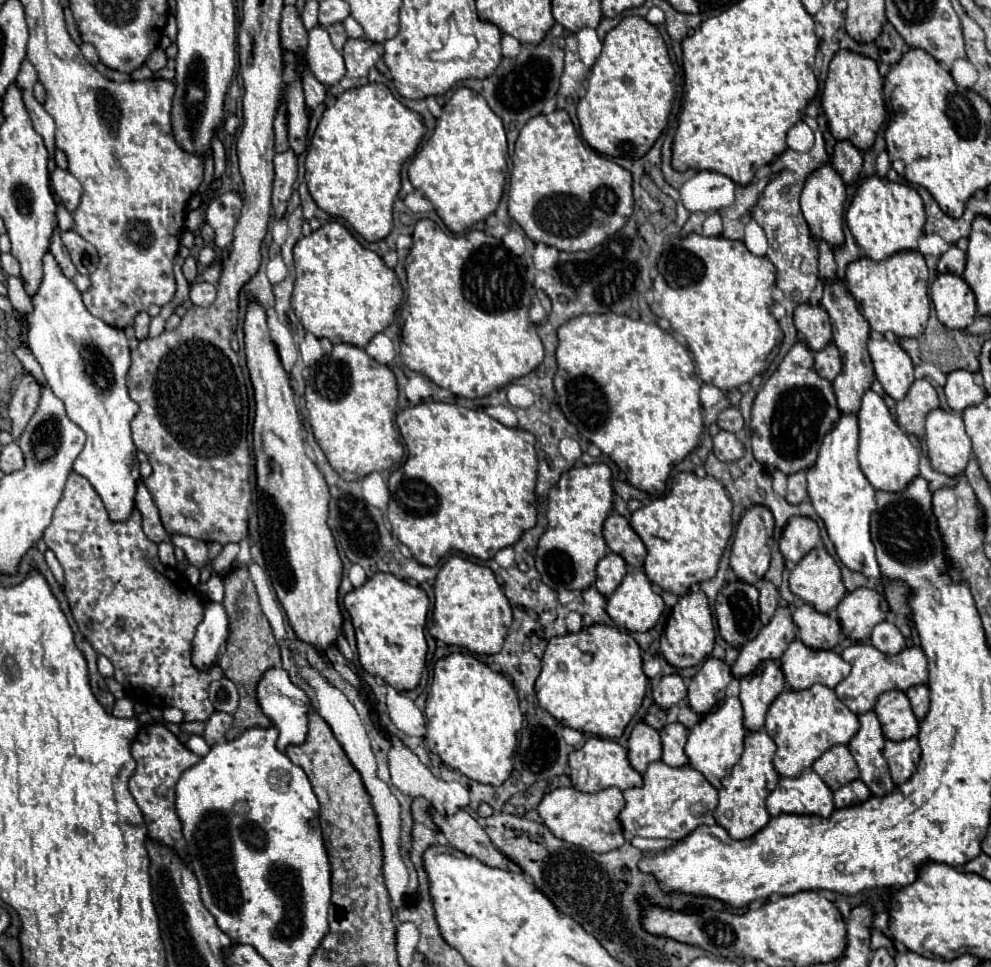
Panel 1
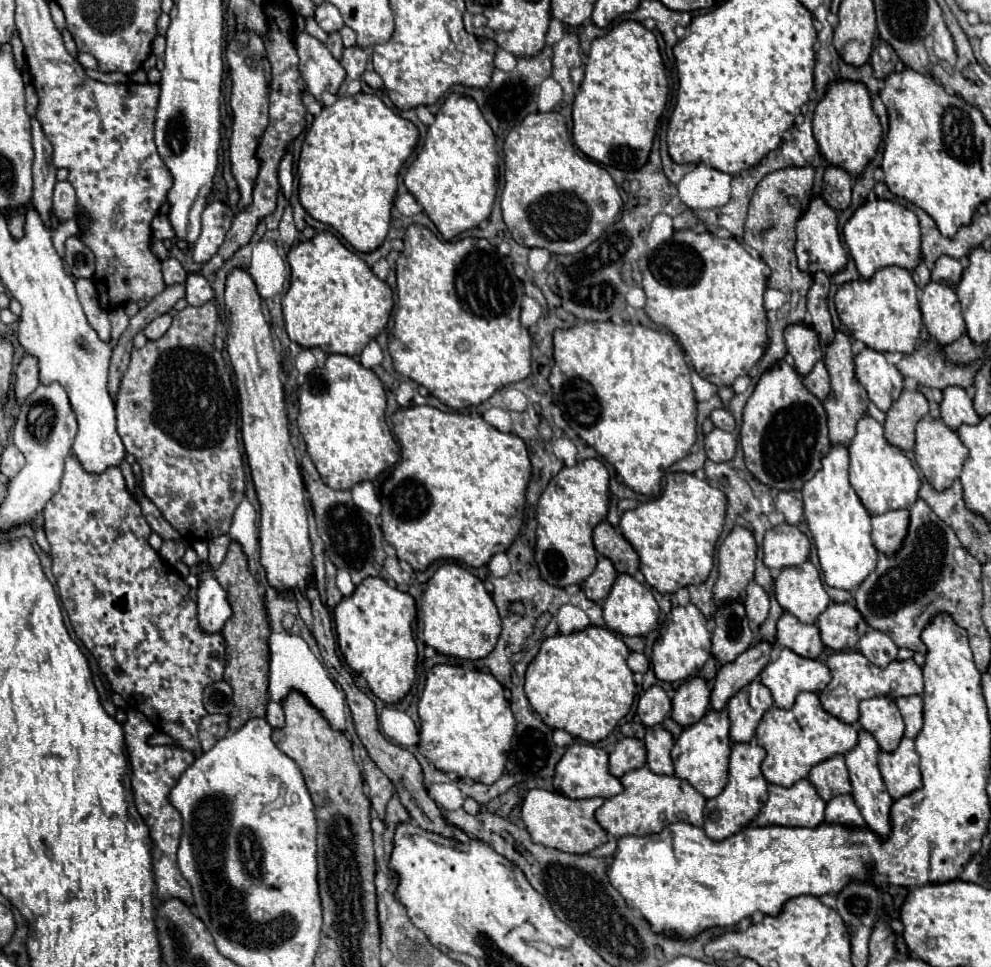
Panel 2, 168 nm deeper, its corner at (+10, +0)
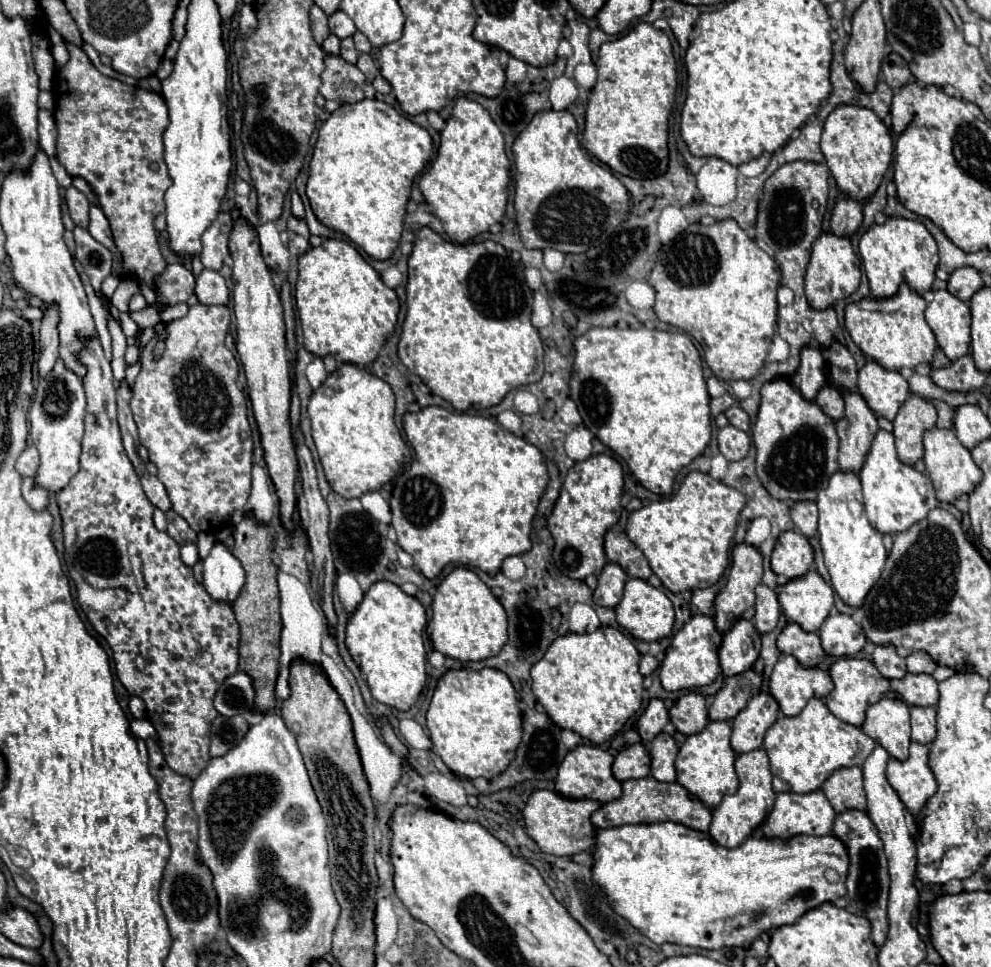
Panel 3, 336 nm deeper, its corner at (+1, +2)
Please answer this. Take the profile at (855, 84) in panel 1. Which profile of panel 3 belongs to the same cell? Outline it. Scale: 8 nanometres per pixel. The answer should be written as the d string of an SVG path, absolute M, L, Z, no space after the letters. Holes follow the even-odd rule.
M841 104L825 120L821 152L825 154L827 166L835 176L839 190L857 202L865 202L877 190L889 168L893 158L893 138L873 110L865 106Z

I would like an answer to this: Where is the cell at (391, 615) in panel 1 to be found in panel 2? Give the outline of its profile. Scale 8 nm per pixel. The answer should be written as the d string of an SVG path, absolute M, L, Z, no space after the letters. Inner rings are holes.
M366 578L366 580L354 590L352 596L342 598L342 602L334 608L334 620L336 620L338 646L340 646L340 652L342 652L344 660L346 660L346 664L348 664L354 672L358 672L358 674L368 682L368 688L374 692L376 698L380 698L380 700L386 702L386 704L396 704L396 702L400 702L400 700L410 692L410 688L412 688L412 684L414 684L414 680L416 680L417 646L414 641L414 634L412 634L412 623L416 620L416 602L414 602L414 598L412 598L408 592L400 592L398 588L390 588L390 586L386 584L386 580L382 580L382 578Z

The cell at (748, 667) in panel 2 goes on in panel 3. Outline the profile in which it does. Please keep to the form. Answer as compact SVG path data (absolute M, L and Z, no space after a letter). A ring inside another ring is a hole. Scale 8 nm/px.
M749 668L737 676L729 676L709 706L709 720L731 720L735 714L739 714L739 710L743 710L747 700L759 692L761 682L763 676L755 668Z

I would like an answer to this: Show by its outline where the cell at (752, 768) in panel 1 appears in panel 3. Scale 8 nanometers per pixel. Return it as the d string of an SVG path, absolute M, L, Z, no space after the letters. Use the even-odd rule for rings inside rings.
M763 748L739 754L735 760L735 770L739 776L739 790L733 796L725 796L723 802L713 808L713 822L709 828L711 838L725 848L735 848L739 842L743 842L751 832L765 820L765 816L771 812L771 806L775 802L775 792L771 788L771 772L769 772L769 758Z

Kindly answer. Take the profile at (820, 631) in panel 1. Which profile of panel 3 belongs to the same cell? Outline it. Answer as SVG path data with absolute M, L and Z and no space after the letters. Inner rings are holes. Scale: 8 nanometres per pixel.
M789 622L777 636L777 648L783 654L791 654L801 666L819 666L825 658L821 638L817 632L805 632L799 624Z

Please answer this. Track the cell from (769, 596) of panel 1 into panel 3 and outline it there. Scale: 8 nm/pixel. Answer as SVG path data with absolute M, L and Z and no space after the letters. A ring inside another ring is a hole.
M759 584L755 588L755 594L757 594L757 602L755 602L755 616L753 616L753 624L757 628L757 632L765 634L765 632L771 632L779 620L779 614L781 614L781 606L779 606L779 600L777 600L777 594L765 586L765 584Z

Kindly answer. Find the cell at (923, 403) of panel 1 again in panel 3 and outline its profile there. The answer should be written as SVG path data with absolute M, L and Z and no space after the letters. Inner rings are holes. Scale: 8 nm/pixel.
M911 394L903 402L893 420L895 448L903 462L915 464L919 458L923 458L923 432L933 428L935 422L937 410L929 400Z

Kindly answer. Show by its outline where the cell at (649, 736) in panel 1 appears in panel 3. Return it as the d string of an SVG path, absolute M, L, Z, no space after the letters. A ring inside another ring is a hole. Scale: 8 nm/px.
M631 744L623 748L613 762L613 776L619 782L631 780L631 778L645 778L649 774L651 756L643 744Z

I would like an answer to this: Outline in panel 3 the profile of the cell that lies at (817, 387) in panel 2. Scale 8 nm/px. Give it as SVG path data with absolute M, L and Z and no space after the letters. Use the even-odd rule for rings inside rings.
M827 382L827 384L817 392L817 396L815 396L815 404L817 404L827 416L831 416L833 420L843 418L845 404L843 404L843 398L841 398L839 388L835 388L833 384Z

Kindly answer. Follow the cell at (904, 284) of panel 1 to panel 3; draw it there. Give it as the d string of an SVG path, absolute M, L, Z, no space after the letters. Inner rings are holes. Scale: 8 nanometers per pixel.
M903 282L903 284L899 284L897 294L893 294L891 298L877 298L877 300L863 298L859 302L847 304L847 308L845 308L845 328L851 334L853 342L861 348L861 352L865 356L871 356L873 360L877 360L883 368L889 368L889 370L901 370L903 366L915 368L921 362L931 362L933 352L937 348L933 330L927 326L925 316L923 316L925 308L927 308L927 302L923 300L923 296L917 294L907 282Z

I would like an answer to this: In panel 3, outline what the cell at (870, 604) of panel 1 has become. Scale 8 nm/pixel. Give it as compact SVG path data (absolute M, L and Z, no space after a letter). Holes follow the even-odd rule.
M831 614L819 628L823 650L837 658L855 656L867 644L865 632L849 614Z

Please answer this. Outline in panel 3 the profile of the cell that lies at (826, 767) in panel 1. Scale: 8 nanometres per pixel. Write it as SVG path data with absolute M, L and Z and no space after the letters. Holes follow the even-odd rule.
M859 766L837 768L825 782L823 792L829 798L831 806L837 812L843 810L865 810L865 790L863 790L863 774Z

